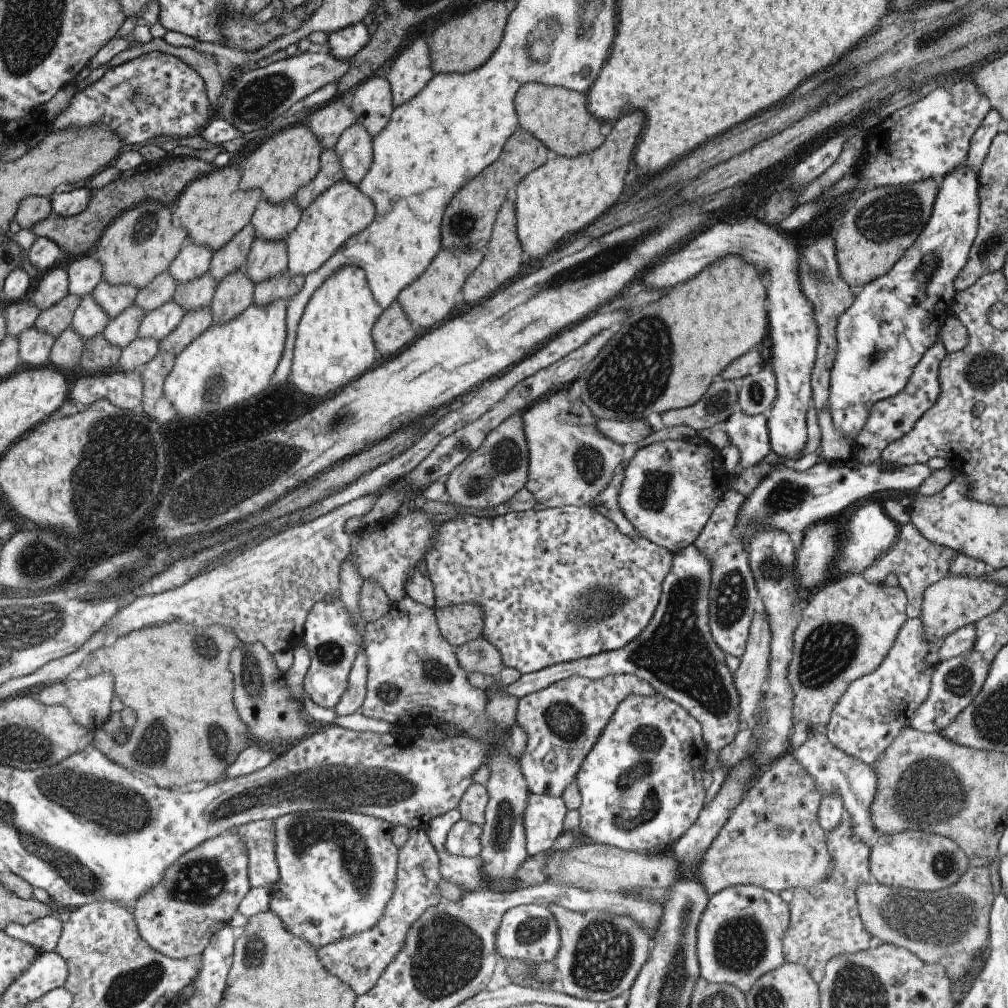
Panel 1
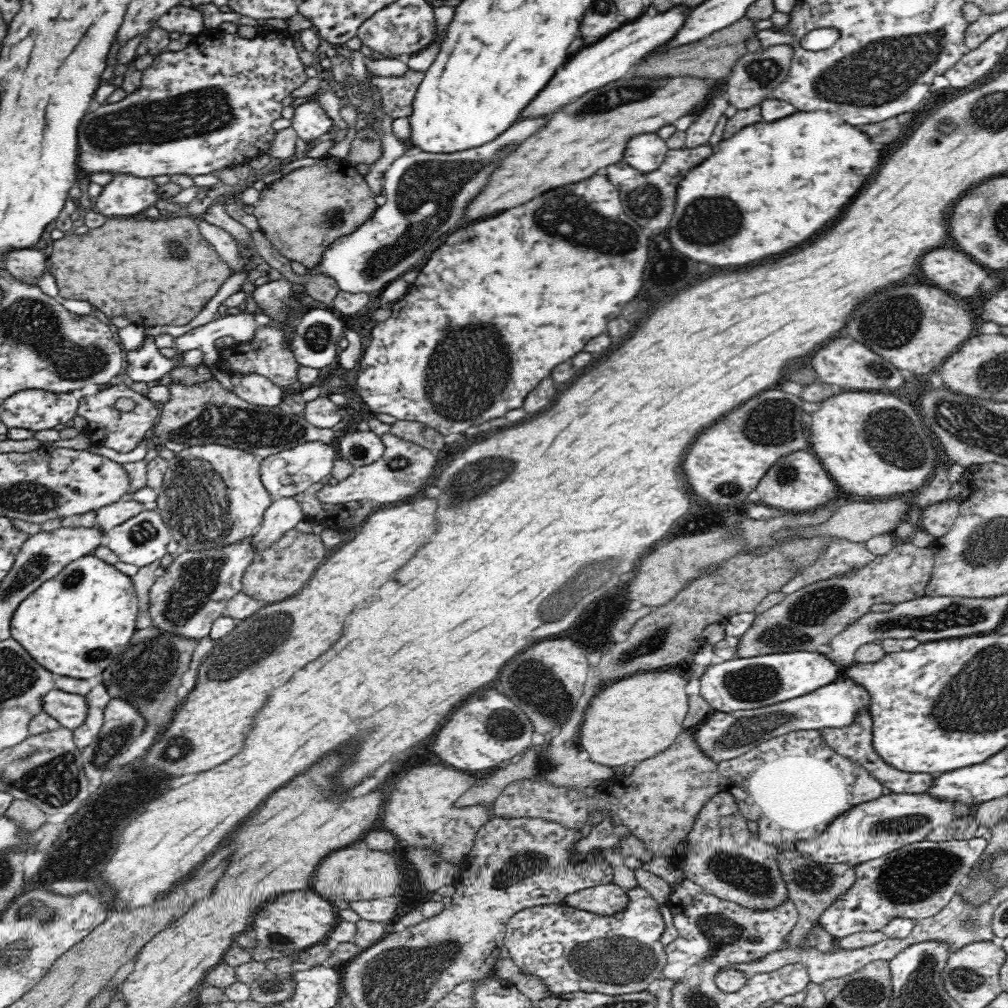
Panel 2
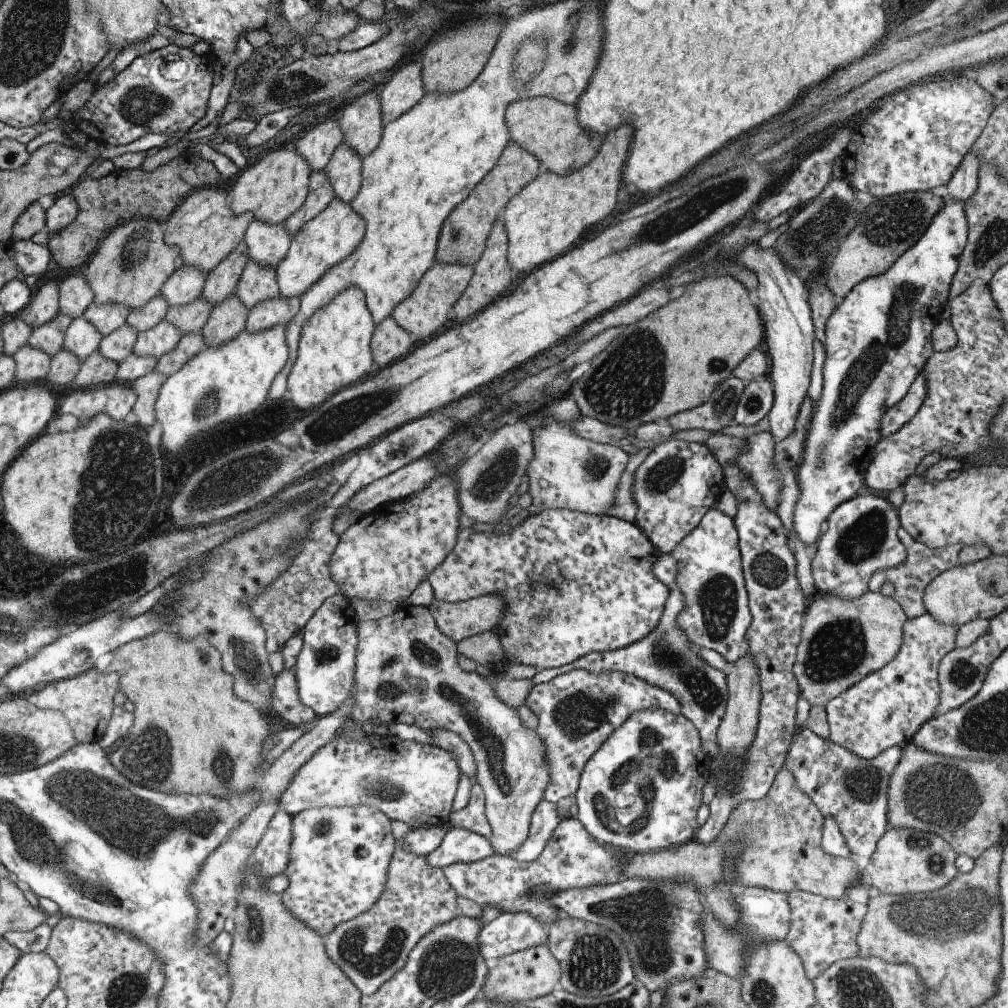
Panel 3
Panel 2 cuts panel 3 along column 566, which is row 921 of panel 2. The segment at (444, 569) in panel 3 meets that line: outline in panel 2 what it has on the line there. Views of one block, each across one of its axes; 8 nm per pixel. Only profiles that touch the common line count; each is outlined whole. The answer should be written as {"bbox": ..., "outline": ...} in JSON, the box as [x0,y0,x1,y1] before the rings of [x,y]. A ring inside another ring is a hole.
{"bbox":[504,887,667,996],"outline":[[[640,887],[627,892],[628,906],[612,916],[593,915],[563,904],[546,904],[522,910],[508,921],[504,952],[524,973],[544,981],[553,993],[583,991],[620,996],[646,991],[655,978],[661,977],[667,963],[665,946],[661,942],[665,921],[660,906],[650,893]]]}

